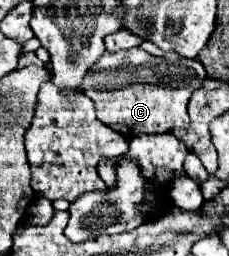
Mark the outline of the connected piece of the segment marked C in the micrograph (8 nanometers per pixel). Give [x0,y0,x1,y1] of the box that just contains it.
[82,47,206,139]

